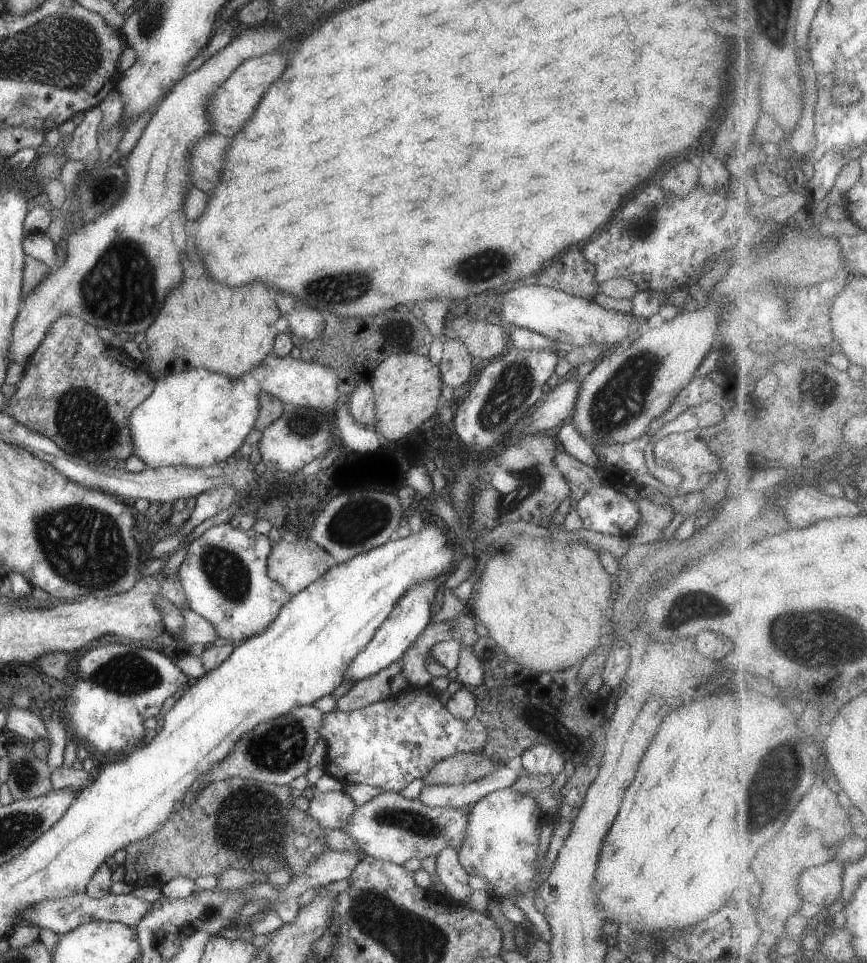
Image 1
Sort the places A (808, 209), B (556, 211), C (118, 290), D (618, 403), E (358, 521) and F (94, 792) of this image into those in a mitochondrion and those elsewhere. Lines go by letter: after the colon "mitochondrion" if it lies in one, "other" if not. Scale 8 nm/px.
A: other
B: other
C: mitochondrion
D: mitochondrion
E: mitochondrion
F: other

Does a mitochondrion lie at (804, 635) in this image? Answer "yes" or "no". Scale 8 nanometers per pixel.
yes

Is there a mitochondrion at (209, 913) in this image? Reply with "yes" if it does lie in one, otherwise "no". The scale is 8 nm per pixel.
yes

